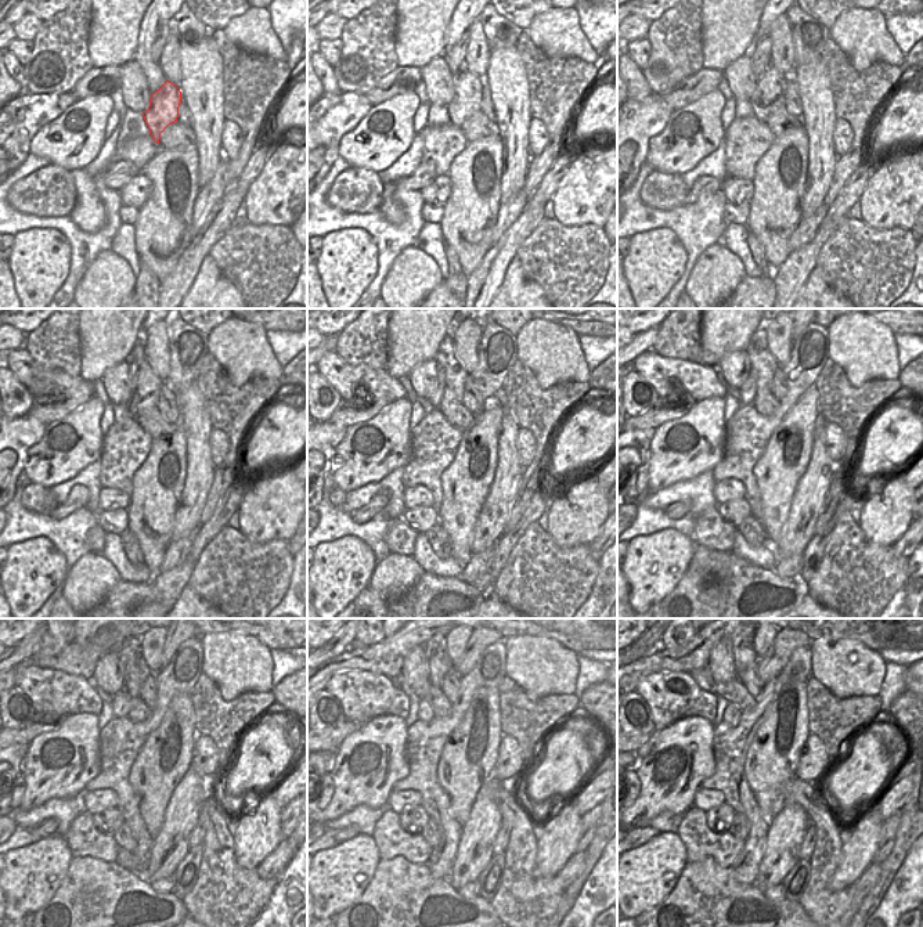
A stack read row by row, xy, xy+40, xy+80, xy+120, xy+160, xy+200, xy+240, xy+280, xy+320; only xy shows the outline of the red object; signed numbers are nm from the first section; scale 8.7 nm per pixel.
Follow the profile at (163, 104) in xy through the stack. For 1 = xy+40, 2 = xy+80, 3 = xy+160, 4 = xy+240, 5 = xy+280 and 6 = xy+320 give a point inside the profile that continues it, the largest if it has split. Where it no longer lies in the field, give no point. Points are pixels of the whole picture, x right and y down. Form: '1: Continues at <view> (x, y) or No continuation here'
1: Continues at xy+40 (467, 98)
2: Continues at xy+80 (771, 82)
3: Continues at xy+160 (455, 375)
4: Continues at xy+240 (134, 670)
5: Continues at xy+280 (436, 650)
6: Continues at xy+320 (745, 655)

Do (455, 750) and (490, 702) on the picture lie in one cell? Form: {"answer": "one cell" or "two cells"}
{"answer": "one cell"}

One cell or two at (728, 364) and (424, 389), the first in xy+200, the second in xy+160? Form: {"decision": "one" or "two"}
{"decision": "one"}

